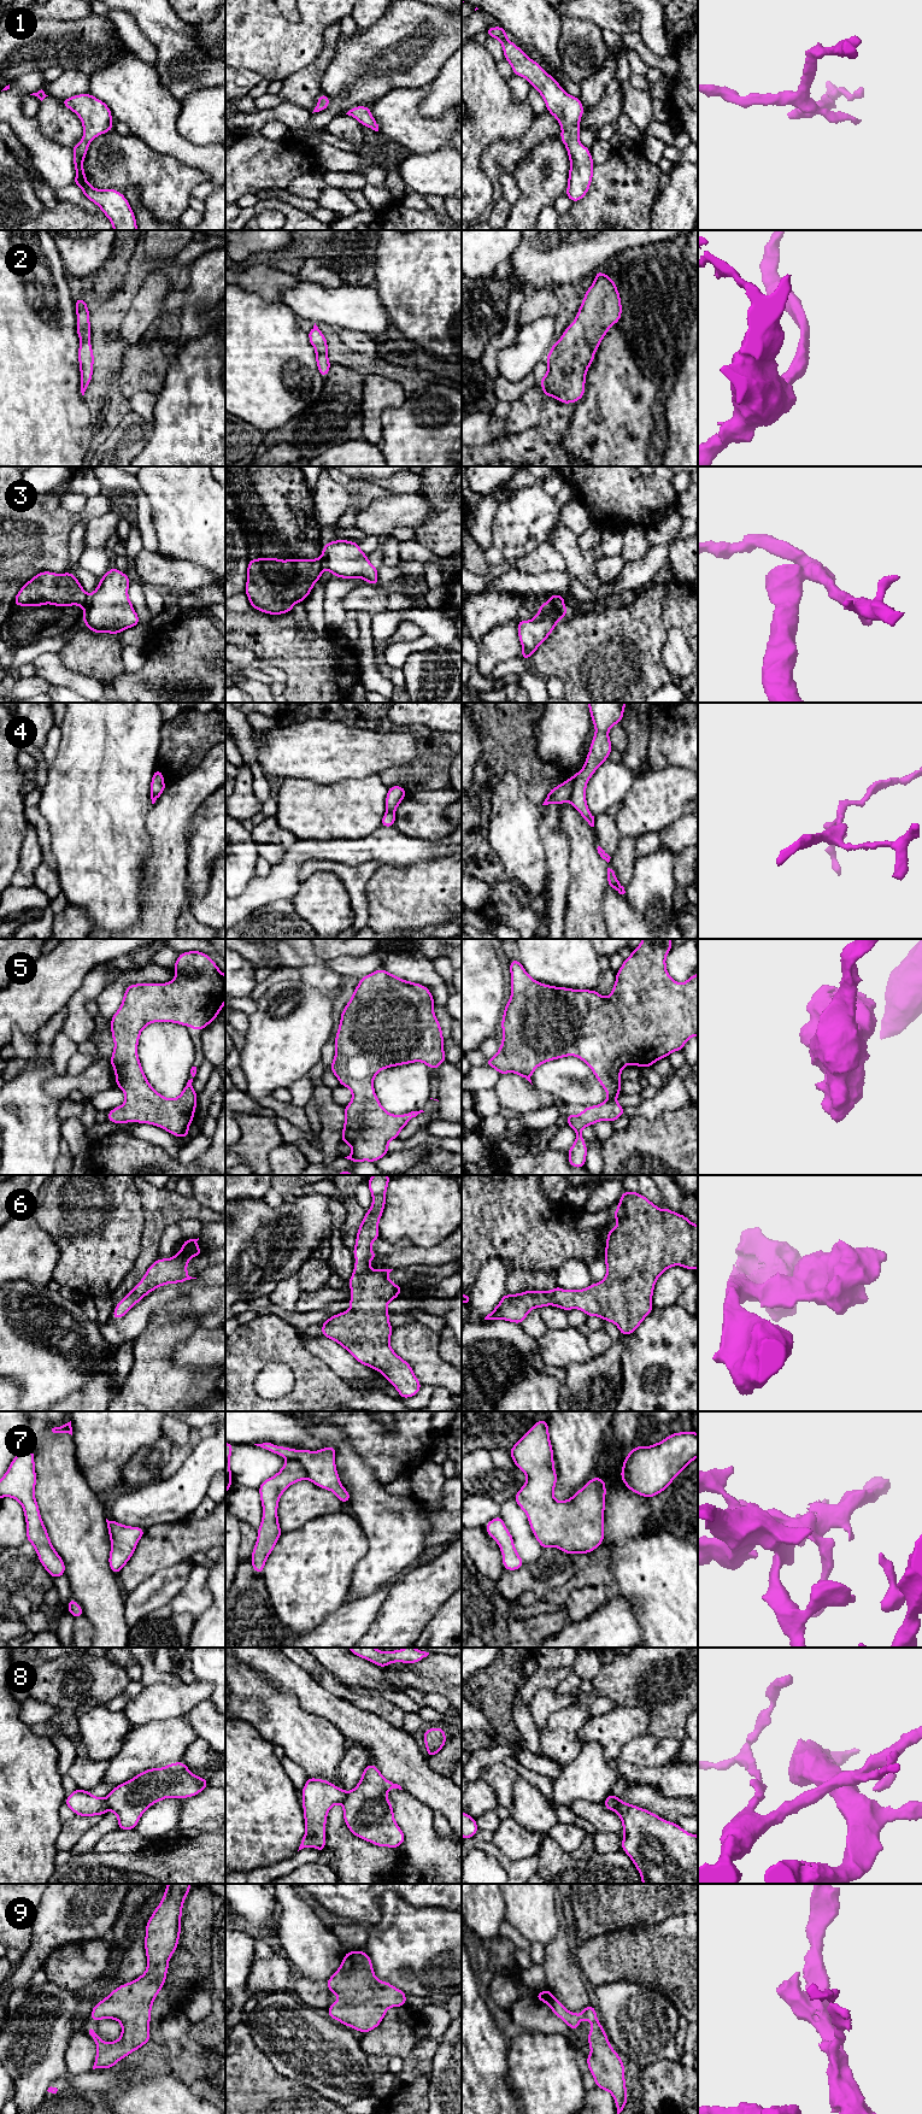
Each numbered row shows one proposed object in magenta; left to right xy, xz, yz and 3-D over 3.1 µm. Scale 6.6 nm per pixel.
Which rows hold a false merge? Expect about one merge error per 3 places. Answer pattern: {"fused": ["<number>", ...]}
{"fused": ["3", "4", "8"]}

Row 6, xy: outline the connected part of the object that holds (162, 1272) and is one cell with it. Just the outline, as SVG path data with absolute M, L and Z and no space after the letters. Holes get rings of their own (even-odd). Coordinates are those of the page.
M186 1239L180 1252L175 1256L172 1256L171 1258L164 1259L164 1258L158 1258L153 1264L149 1266L149 1268L146 1270L145 1276L142 1278L142 1280L130 1291L128 1292L128 1294L118 1303L116 1304L114 1311L112 1314L112 1317L114 1320L122 1319L131 1306L134 1306L136 1303L139 1303L146 1294L148 1294L149 1292L154 1291L155 1288L166 1285L166 1284L178 1284L178 1282L184 1282L188 1281L190 1279L196 1279L196 1278L192 1278L188 1275L187 1273L187 1263L194 1257L194 1256L200 1256L202 1255L201 1249L196 1245L198 1239Z

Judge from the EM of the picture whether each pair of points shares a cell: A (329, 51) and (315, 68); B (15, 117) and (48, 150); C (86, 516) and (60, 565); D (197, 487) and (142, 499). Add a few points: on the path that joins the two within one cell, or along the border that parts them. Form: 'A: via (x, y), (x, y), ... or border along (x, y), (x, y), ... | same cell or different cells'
A: via (327, 54), (318, 64) | same cell
B: via (22, 125), (40, 144) | same cell
C: border along (77, 514), (81, 521) | different cells
D: border along (141, 487), (151, 508), (151, 522), (153, 526) | different cells

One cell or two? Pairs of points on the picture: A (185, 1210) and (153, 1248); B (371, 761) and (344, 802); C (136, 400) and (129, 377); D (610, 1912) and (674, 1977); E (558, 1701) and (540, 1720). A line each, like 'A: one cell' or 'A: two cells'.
A: one cell
B: two cells
C: two cells
D: two cells
E: one cell

